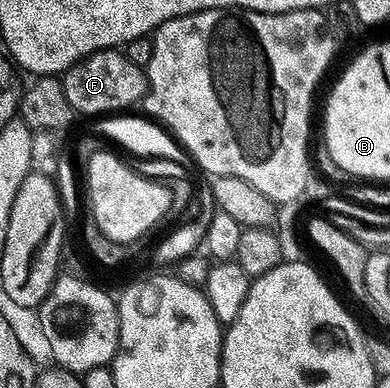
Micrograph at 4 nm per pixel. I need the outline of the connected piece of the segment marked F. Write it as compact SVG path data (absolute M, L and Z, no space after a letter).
M107 48L90 54L78 61L73 68L63 73L62 83L66 90L66 102L70 102L73 113L84 116L103 117L105 114L120 114L131 104L139 105L148 93L148 78L145 69L134 66L123 51Z

